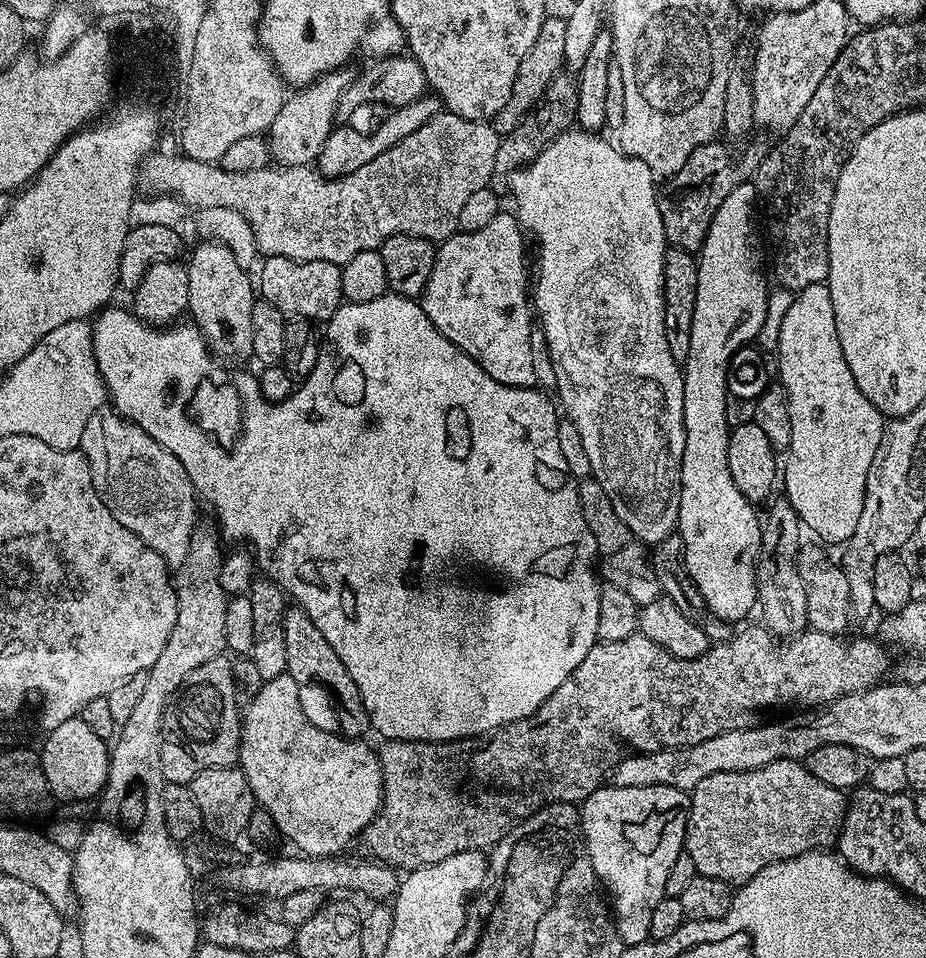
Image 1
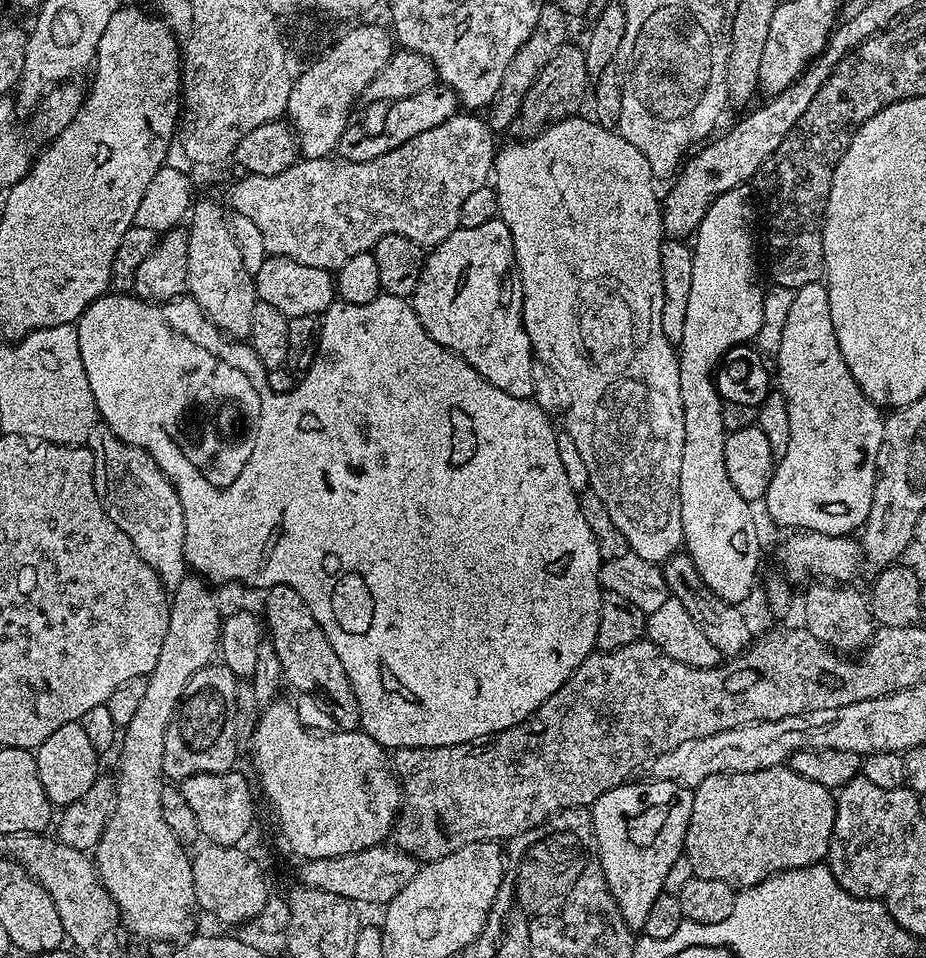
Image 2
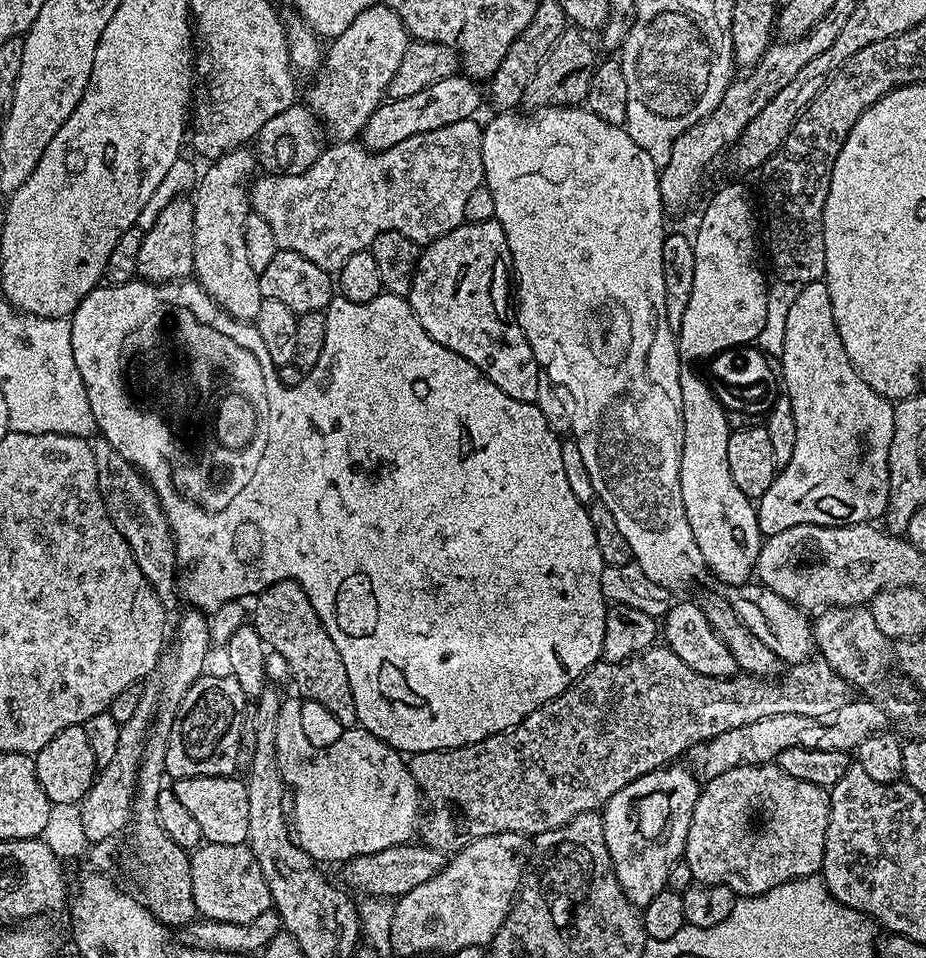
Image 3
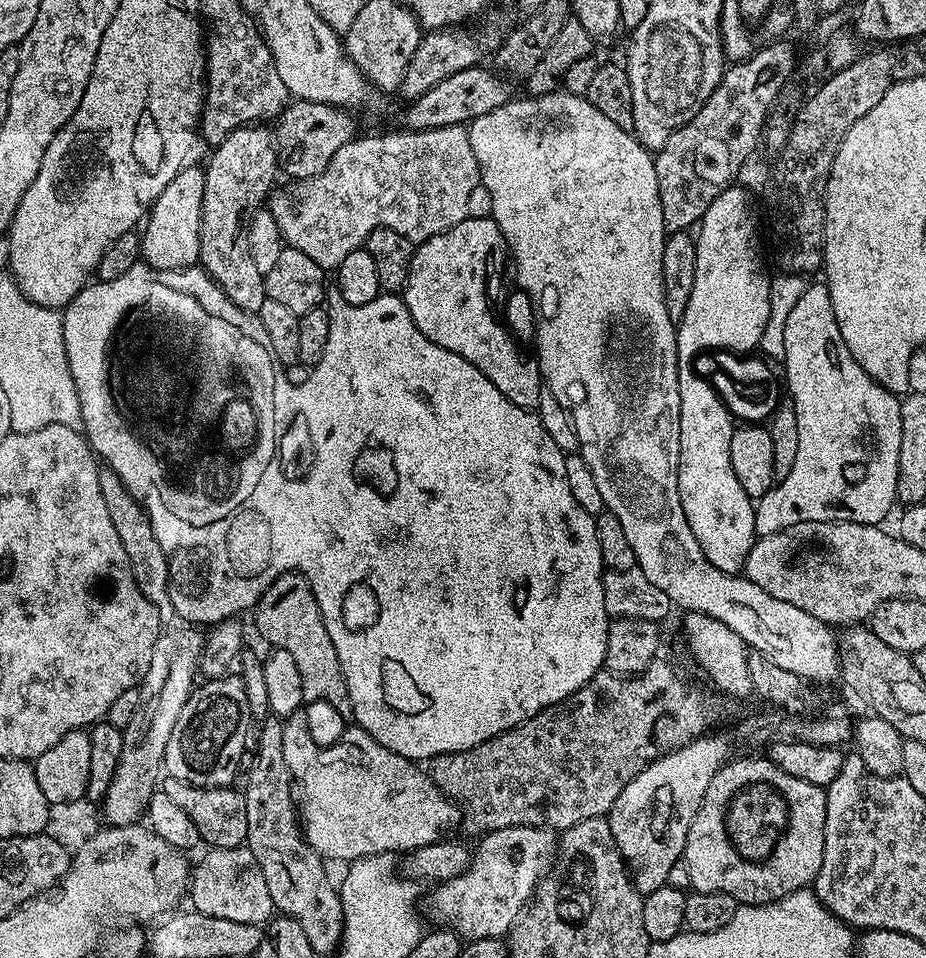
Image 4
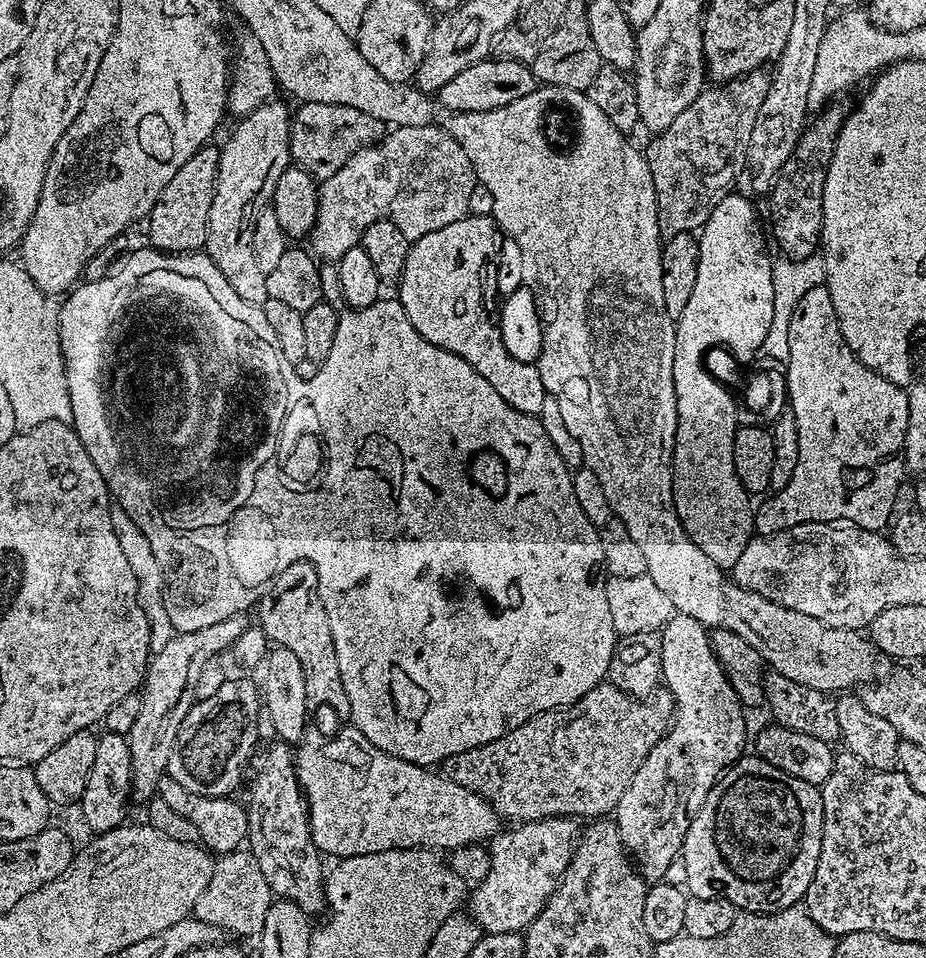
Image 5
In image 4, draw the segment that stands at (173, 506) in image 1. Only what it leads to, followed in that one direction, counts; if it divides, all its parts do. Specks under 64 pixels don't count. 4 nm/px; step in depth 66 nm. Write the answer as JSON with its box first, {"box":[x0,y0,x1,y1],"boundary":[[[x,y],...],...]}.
{"box":[100,470,173,618],"boundary":[[[111,470],[101,471],[100,493],[102,502],[106,502],[106,510],[110,514],[110,522],[114,522],[114,530],[118,530],[118,538],[122,538],[122,547],[126,550],[126,558],[130,558],[130,566],[138,586],[145,598],[156,608],[162,618],[173,615],[170,594],[168,593],[168,559],[158,546],[158,538],[152,529],[152,521],[144,513],[144,509],[136,499],[128,493],[120,477]]]}

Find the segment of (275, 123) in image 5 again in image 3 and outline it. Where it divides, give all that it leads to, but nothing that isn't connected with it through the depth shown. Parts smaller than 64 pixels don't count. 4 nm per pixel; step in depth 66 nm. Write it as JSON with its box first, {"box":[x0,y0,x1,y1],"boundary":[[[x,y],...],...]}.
{"box":[191,146,264,321],"boundary":[[[243,146],[227,152],[207,165],[204,177],[196,184],[196,196],[191,197],[194,210],[194,280],[200,288],[218,304],[226,314],[236,320],[255,321],[258,306],[262,306],[264,295],[260,289],[260,277],[250,266],[246,254],[246,218],[250,211],[250,185],[258,172],[258,161],[251,147]]]}

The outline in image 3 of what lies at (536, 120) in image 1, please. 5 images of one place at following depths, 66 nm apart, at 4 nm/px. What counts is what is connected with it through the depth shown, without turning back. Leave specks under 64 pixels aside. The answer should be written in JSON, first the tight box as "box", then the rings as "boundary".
{"box":[523,27,598,110],"boundary":[[[569,27],[554,42],[554,46],[542,58],[538,70],[526,82],[524,91],[523,107],[528,110],[539,110],[541,108],[563,108],[565,106],[580,106],[588,99],[590,82],[598,63],[598,55],[592,49],[592,44],[581,29]]]}

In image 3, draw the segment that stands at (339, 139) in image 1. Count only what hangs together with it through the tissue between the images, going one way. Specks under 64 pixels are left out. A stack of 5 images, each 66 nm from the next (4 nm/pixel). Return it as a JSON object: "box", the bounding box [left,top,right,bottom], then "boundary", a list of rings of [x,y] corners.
{"box":[363,74,481,152],"boundary":[[[457,74],[434,82],[434,86],[426,86],[426,90],[418,90],[418,94],[410,98],[380,103],[364,127],[363,147],[369,152],[381,152],[398,146],[398,142],[406,142],[406,138],[414,134],[430,134],[430,130],[442,130],[442,126],[454,126],[454,122],[473,119],[480,108],[480,88],[481,85],[469,76]]]}

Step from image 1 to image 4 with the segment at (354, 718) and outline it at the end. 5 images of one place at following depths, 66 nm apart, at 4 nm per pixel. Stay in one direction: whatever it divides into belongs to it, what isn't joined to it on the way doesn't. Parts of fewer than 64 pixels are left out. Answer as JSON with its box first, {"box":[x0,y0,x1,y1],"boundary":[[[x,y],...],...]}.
{"box":[254,572,352,718],"boundary":[[[287,572],[278,577],[271,586],[260,596],[254,609],[256,628],[264,640],[269,640],[272,648],[281,648],[294,658],[298,666],[299,677],[302,682],[302,694],[305,701],[328,702],[343,718],[352,716],[352,699],[350,690],[346,686],[346,678],[342,666],[338,662],[338,650],[334,650],[334,642],[330,638],[330,630],[326,630],[324,615],[318,604],[318,596],[310,586],[310,582],[300,572]]]}

